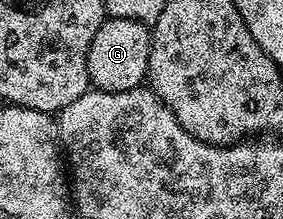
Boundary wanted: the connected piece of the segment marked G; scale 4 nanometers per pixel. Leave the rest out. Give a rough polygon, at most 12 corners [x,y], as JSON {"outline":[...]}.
{"outline":[[108,17],[86,55],[88,83],[107,93],[145,84],[152,34]]}

